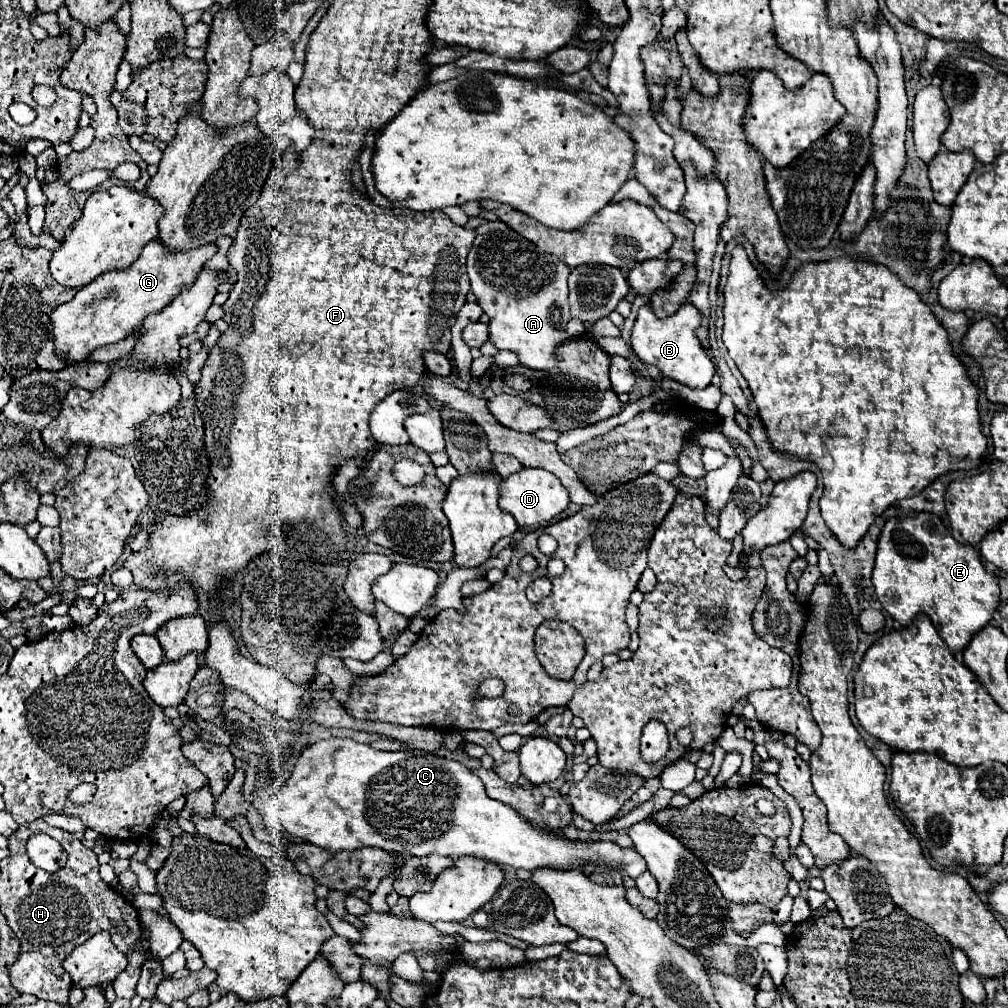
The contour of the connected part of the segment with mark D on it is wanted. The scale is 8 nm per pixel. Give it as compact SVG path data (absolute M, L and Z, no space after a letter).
M523 468L509 478L503 480L501 484L501 496L499 496L499 506L501 510L513 514L519 526L543 526L549 524L559 512L563 512L569 504L569 494L563 488L563 484L545 470L537 468Z

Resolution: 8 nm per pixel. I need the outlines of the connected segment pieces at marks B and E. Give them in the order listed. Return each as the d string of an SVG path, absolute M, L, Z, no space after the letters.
M685 304L669 318L659 320L653 314L651 306L641 306L633 332L631 332L631 350L645 366L655 366L661 374L661 378L675 380L689 388L707 388L711 384L711 378L715 374L713 360L705 354L701 342L695 336L695 330L701 324L701 314L695 306Z
M929 512L915 514L913 518L907 518L903 522L899 522L897 518L887 520L877 544L873 586L883 610L887 610L889 616L897 620L901 626L909 626L919 614L929 616L939 636L953 650L953 654L963 652L971 642L971 638L993 620L993 612L997 610L1001 600L997 578L983 568L983 562L975 554L973 546L955 542L955 538L941 522L941 518Z

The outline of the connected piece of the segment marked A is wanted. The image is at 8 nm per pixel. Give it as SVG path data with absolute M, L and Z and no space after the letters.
M501 220L483 222L467 258L467 274L477 304L489 314L489 340L497 350L515 352L519 364L531 370L557 366L555 348L569 340L565 326L571 320L567 302L569 268L559 258L537 250Z

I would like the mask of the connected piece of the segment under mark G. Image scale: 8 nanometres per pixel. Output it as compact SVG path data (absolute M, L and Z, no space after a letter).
M151 240L127 270L115 270L97 276L97 280L81 288L69 302L51 312L57 358L65 360L67 366L83 364L89 362L93 350L125 340L129 334L141 328L149 314L161 312L161 308L165 308L177 296L183 284L193 284L197 272L207 260L211 260L215 252L215 244L207 244L197 250L173 254L161 240Z

